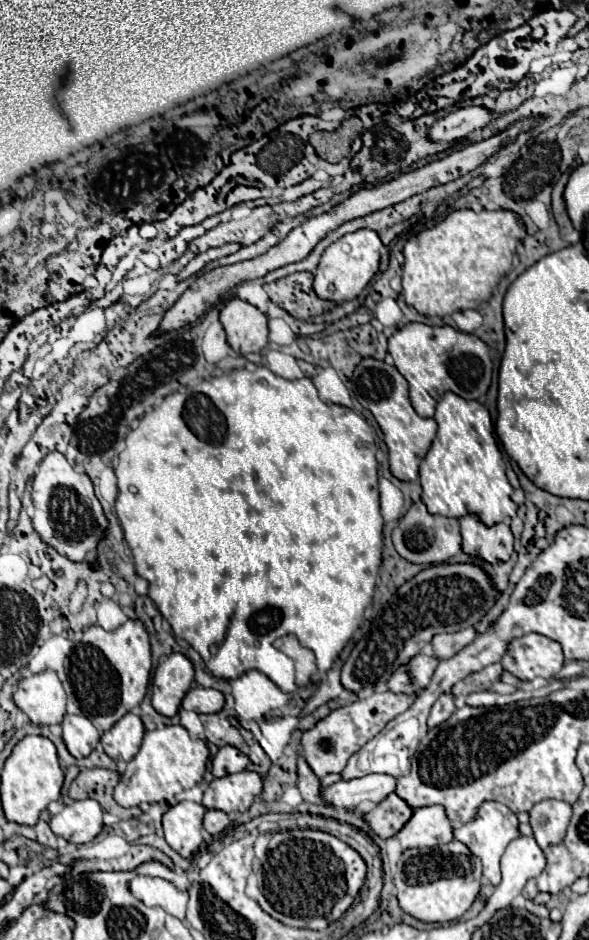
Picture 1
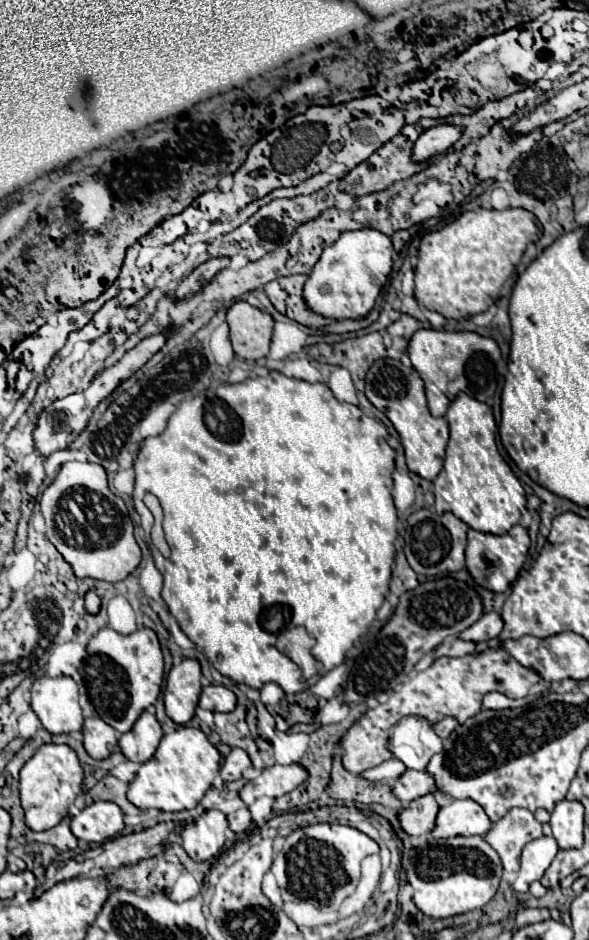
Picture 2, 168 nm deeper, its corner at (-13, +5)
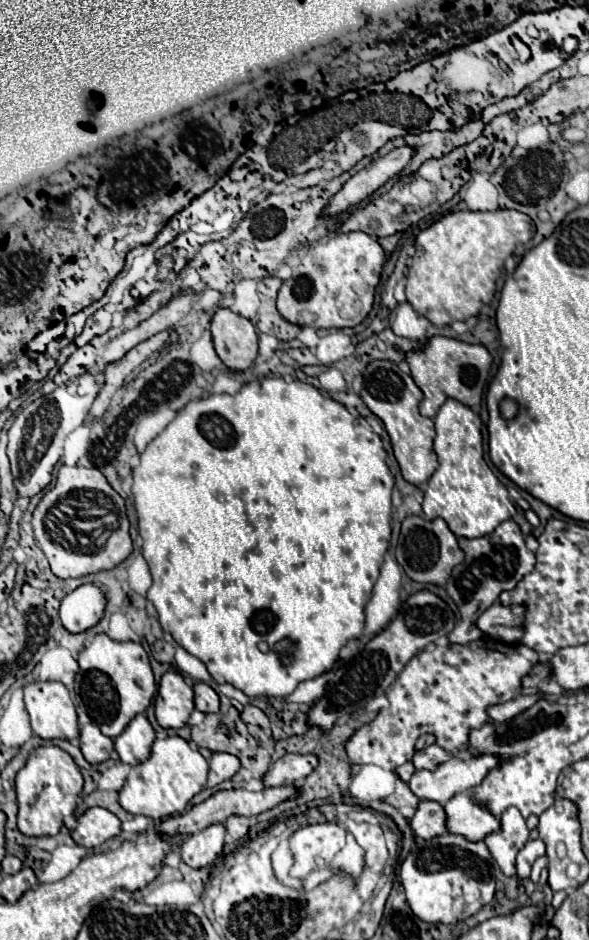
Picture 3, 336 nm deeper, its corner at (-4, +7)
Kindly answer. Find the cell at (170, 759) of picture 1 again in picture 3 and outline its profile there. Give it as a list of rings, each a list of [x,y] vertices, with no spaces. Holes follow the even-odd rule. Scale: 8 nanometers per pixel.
[[[168,736],[164,740],[156,740],[152,746],[152,754],[146,762],[132,766],[124,788],[120,790],[120,806],[130,814],[142,814],[154,820],[168,818],[186,808],[194,794],[206,788],[208,762],[204,756],[192,748],[180,736]]]

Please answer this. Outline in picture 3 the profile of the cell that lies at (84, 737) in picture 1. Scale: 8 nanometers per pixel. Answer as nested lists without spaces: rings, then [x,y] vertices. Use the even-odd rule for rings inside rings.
[[[86,724],[80,730],[80,750],[90,764],[106,762],[112,754],[112,738],[104,736],[94,724]]]

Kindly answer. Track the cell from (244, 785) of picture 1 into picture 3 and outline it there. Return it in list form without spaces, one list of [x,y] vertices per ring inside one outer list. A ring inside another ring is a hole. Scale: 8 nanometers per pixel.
[[[286,754],[278,762],[272,764],[268,776],[264,776],[266,786],[284,786],[298,784],[318,766],[318,758],[314,754]]]

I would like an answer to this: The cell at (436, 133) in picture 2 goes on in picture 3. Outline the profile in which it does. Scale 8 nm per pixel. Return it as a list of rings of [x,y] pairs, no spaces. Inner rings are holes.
[[[396,148],[386,156],[372,160],[368,166],[356,172],[348,182],[344,182],[344,186],[322,208],[322,216],[338,216],[350,206],[366,200],[392,176],[402,172],[410,158],[412,158],[412,148]]]

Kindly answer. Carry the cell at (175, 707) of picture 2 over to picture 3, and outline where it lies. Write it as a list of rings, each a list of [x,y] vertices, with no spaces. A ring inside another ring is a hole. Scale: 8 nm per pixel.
[[[170,670],[162,676],[154,708],[156,708],[156,720],[162,728],[186,726],[190,714],[194,712],[194,692],[184,682],[180,672]]]

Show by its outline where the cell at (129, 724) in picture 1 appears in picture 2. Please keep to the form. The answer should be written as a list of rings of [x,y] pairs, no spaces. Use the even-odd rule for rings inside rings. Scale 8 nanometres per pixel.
[[[143,712],[133,728],[121,734],[119,748],[131,762],[147,762],[155,754],[161,736],[163,732],[157,718],[149,712]]]

